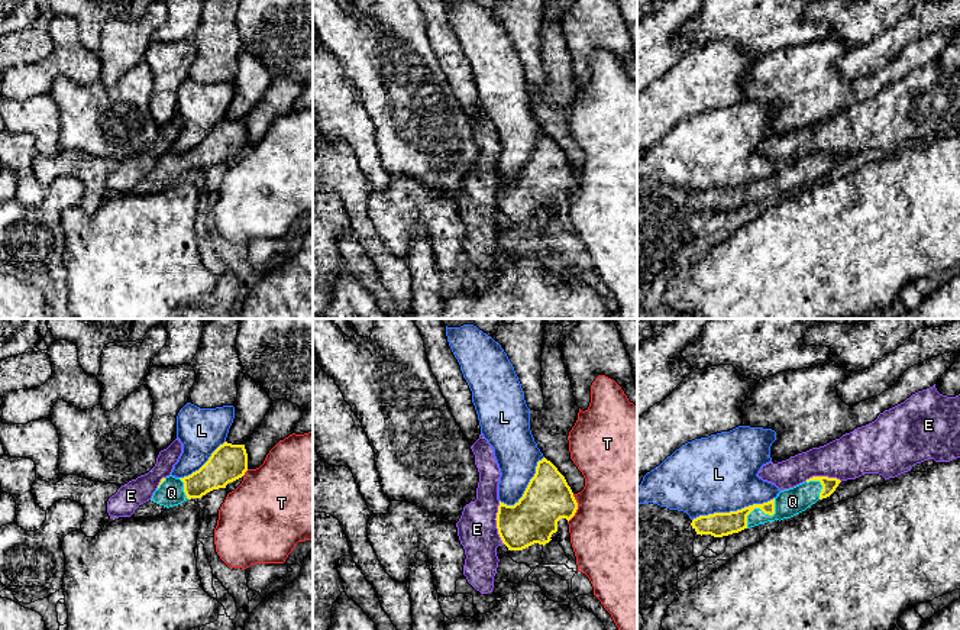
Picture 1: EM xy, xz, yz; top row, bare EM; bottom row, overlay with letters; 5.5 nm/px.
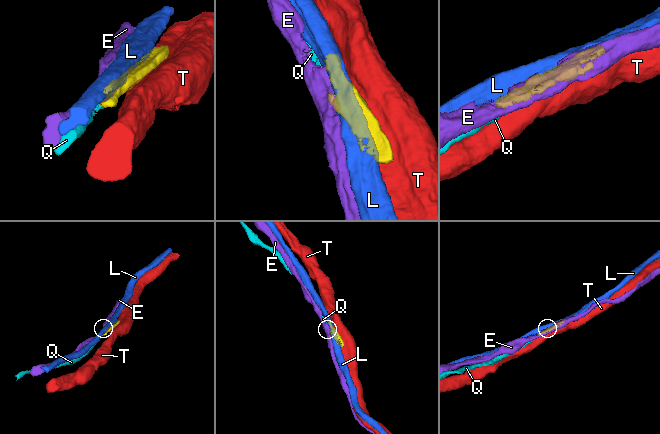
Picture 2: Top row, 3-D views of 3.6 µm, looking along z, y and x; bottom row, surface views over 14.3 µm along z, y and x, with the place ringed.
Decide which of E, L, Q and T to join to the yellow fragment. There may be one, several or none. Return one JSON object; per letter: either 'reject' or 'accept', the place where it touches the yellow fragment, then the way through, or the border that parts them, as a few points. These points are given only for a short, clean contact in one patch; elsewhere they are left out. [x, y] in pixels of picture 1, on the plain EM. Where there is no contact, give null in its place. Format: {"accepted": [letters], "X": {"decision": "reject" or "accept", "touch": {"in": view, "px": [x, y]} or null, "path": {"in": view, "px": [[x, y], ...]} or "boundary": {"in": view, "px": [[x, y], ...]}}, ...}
{"accepted": ["Q"], "E": {"decision": "reject", "touch": {"in": "xz", "px": [497, 199]}, "boundary": {"in": "xz", "px": [[498, 177], [495, 199], [497, 209], [504, 219]]}}, "L": {"decision": "reject", "touch": {"in": "yz", "px": [733, 187]}}, "Q": {"decision": "accept", "touch": {"in": "yz", "px": [762, 186]}}, "T": {"decision": "reject", "touch": {"in": "xz", "px": [577, 184]}}}

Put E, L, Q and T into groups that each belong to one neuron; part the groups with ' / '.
E / L / Q / T

